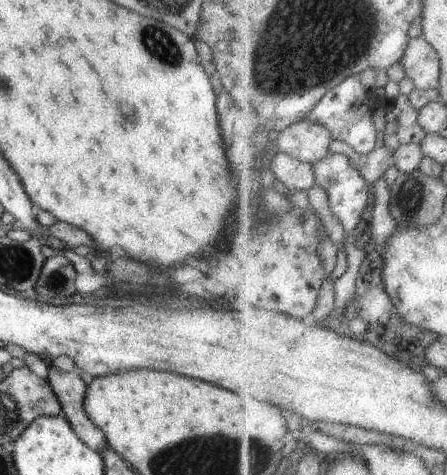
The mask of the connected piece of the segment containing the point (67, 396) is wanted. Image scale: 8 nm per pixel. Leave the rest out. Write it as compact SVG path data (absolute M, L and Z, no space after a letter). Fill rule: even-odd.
M49 364L49 373L46 380L59 400L62 416L70 423L78 438L95 451L100 452L104 447L108 448L105 434L90 420L84 410L84 395L87 385L84 383L81 373L76 371L60 372L56 367L51 367L51 364Z

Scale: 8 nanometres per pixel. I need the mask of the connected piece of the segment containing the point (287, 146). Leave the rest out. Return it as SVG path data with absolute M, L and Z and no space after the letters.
M310 117L298 121L275 136L280 152L291 154L314 166L332 153L331 144L335 139L326 125Z

